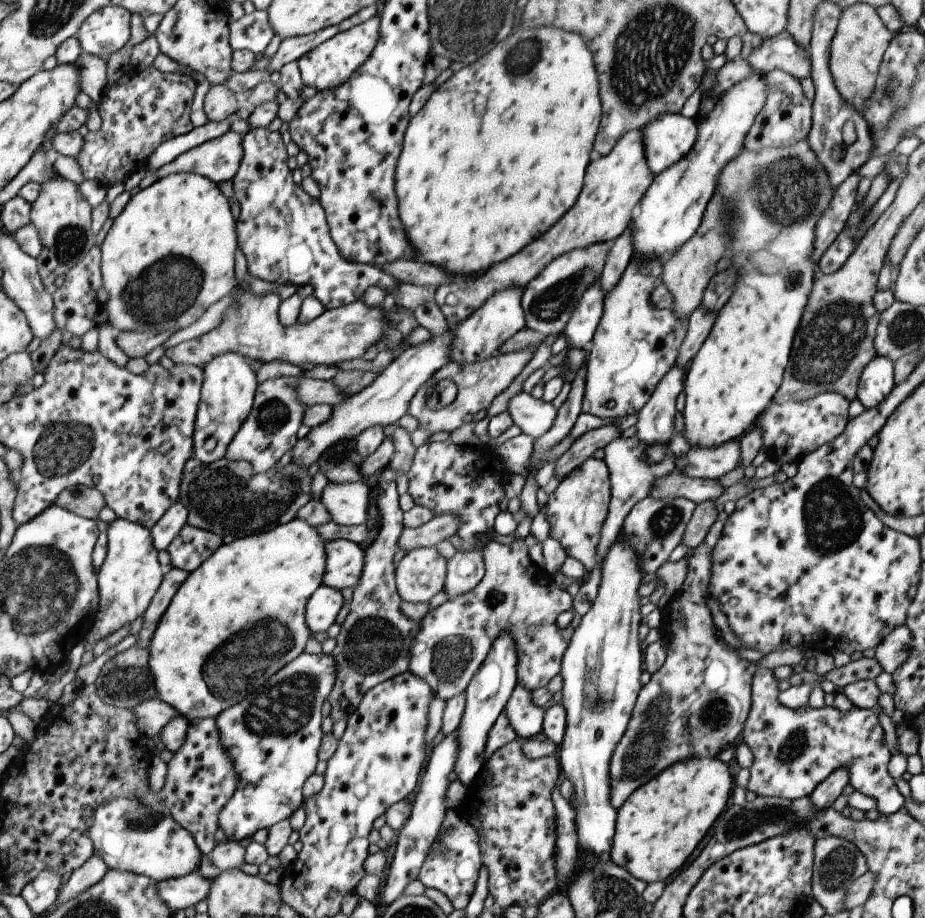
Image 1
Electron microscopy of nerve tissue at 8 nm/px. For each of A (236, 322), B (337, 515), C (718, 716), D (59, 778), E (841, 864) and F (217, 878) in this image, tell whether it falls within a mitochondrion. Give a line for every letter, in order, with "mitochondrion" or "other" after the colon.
A: mitochondrion
B: other
C: mitochondrion
D: other
E: mitochondrion
F: other

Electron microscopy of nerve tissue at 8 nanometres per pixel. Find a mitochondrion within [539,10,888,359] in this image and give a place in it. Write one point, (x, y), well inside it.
(785, 191)

